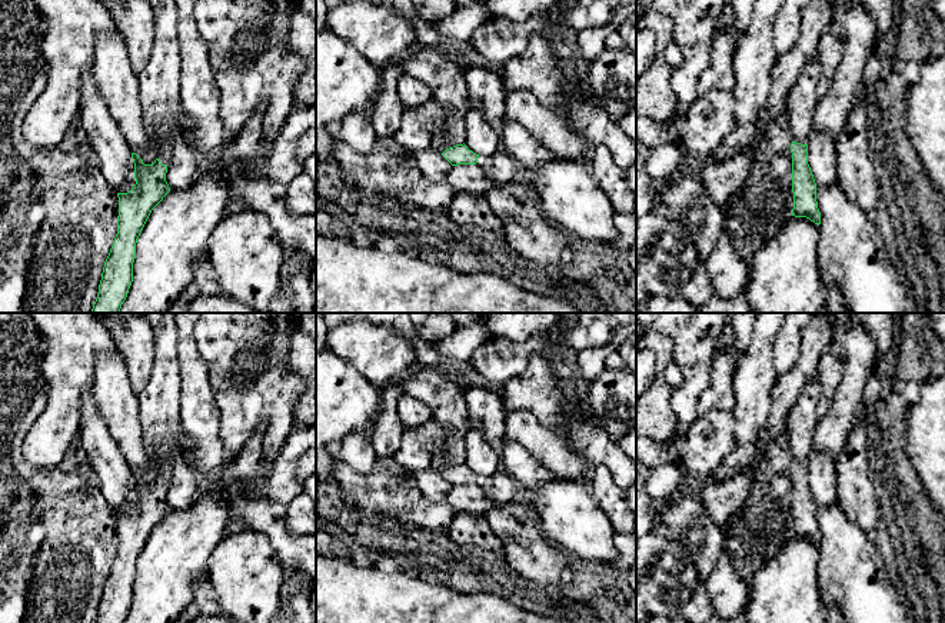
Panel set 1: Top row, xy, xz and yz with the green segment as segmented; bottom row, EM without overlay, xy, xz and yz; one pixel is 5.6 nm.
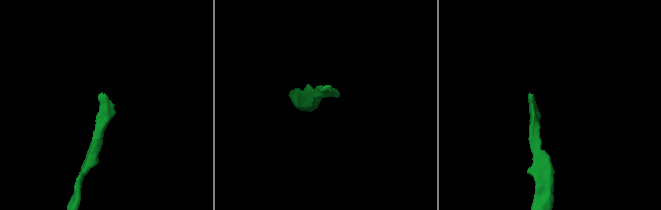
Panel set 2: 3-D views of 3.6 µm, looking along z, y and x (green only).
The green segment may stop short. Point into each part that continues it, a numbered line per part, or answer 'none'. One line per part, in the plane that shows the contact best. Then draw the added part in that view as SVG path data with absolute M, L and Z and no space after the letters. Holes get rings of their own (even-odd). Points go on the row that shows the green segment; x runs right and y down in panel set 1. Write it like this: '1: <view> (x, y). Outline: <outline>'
1: yz (804, 97). Outline: M816 56L801 71L788 101L792 126L792 141L808 144L812 130L812 119L818 104L816 87L822 76L821 63Z

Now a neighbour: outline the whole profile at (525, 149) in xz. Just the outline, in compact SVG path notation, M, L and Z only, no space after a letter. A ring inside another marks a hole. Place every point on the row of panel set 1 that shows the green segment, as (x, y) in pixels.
M505 120L500 149L503 149L518 164L522 164L526 173L535 171L548 161L558 160L555 154L523 126L512 120Z

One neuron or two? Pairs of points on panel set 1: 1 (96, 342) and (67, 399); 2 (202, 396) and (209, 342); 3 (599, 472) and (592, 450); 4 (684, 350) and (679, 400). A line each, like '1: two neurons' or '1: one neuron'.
1: one neuron
2: two neurons
3: two neurons
4: one neuron

